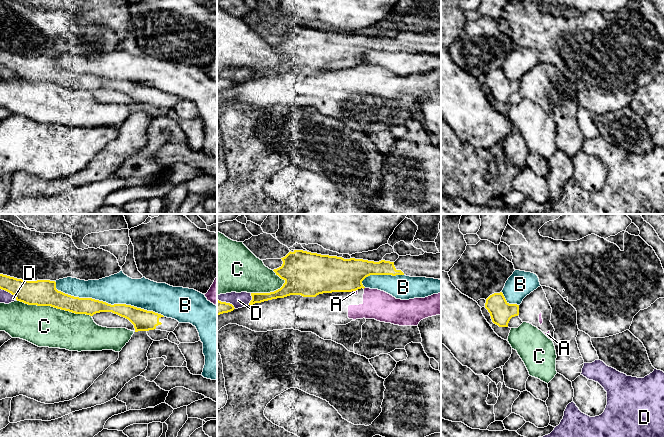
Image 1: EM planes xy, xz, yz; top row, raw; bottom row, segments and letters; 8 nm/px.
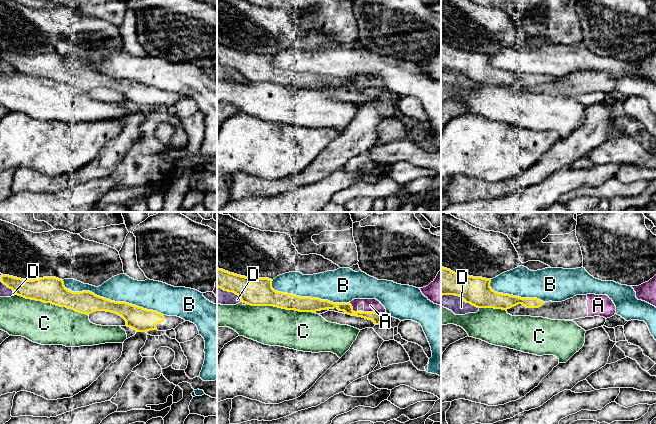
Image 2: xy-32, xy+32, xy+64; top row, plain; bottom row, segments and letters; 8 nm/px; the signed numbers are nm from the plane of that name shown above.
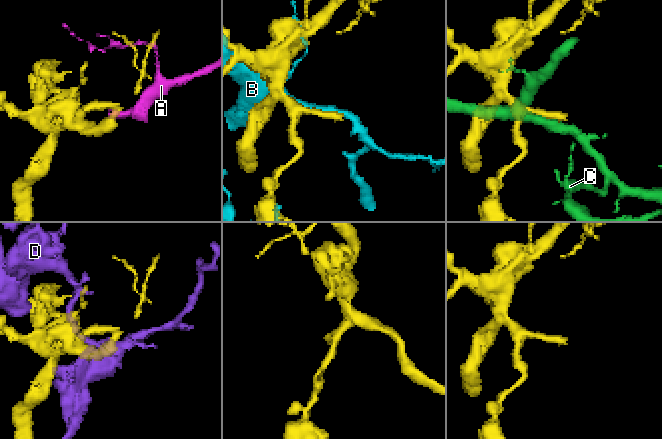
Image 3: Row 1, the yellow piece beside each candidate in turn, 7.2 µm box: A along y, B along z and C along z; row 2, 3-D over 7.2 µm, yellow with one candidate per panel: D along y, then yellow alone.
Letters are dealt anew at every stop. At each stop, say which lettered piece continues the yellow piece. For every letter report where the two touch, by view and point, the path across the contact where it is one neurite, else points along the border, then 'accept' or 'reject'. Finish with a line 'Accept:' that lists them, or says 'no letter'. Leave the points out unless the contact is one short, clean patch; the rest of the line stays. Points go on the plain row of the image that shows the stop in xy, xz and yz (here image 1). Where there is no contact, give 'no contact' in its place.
A: meets yellow in xz at (353, 66); border along xz (356, 65), (351, 67); reject
B: meets yellow in xy at (107, 79); reject
C: meets yellow in xy at (54, 83); reject
D: meets yellow in xz at (252, 75); reject
Accept: no letter

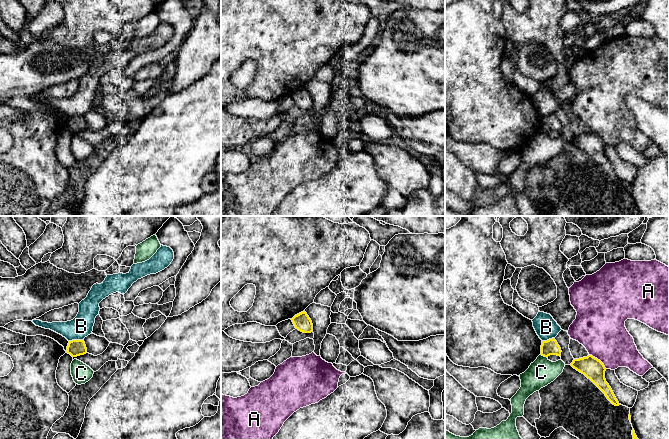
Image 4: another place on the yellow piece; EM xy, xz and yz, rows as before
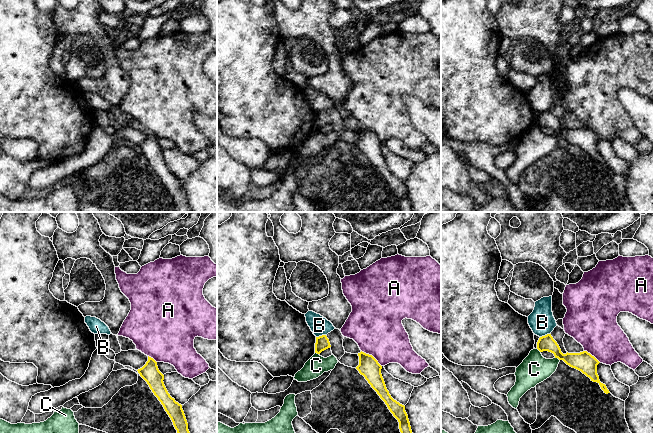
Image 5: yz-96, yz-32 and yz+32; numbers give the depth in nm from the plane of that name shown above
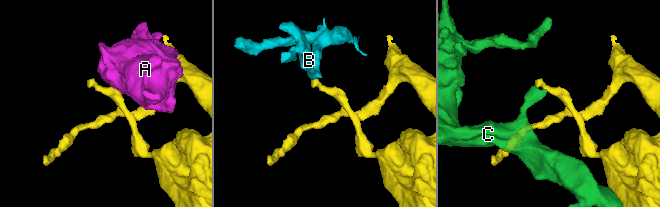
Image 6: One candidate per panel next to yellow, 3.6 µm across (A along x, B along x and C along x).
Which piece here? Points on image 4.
A: meets yellow in yz at (597, 135); reject
B: meets yellow in xy at (75, 116); border along xy (82, 115), (72, 115), (69, 117); reject
C: meets yellow in yz at (544, 132); reject
Accept: no letter

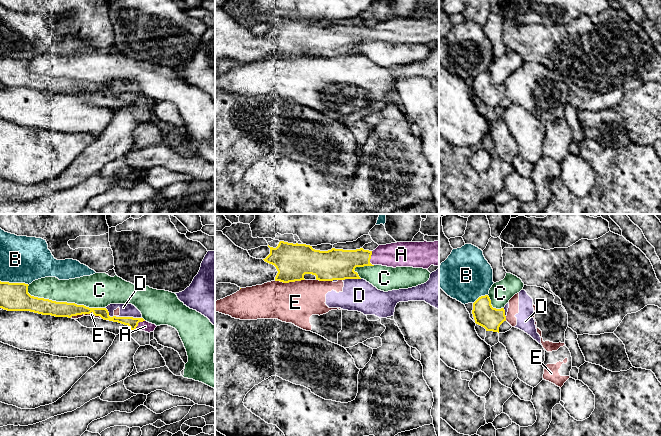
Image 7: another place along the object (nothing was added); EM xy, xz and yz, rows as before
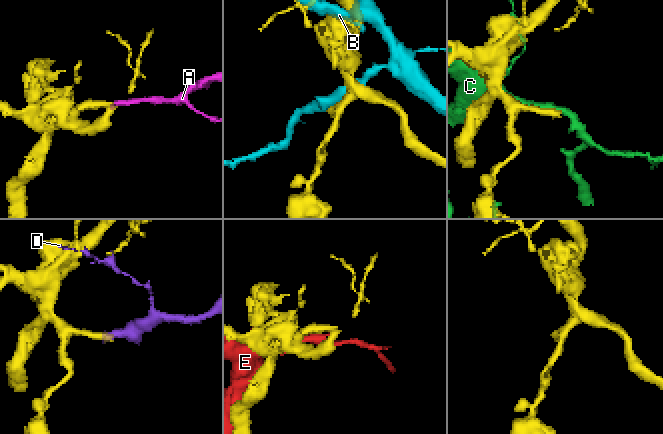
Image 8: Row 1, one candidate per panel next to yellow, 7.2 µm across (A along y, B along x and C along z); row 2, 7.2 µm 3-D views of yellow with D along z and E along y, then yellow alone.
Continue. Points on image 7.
A: meets yellow in xz at (370, 34); runs through xz (340, 40), (352, 34), (370, 34), (400, 30); accept
B: meets yellow in xy at (14, 59); reject
C: meets yellow in xy at (63, 78); reject
D: meets yellow in xy at (128, 93); border along xy (115, 92), (141, 94); reject
E: meets yellow in xy at (86, 89); reject
Accept: A

